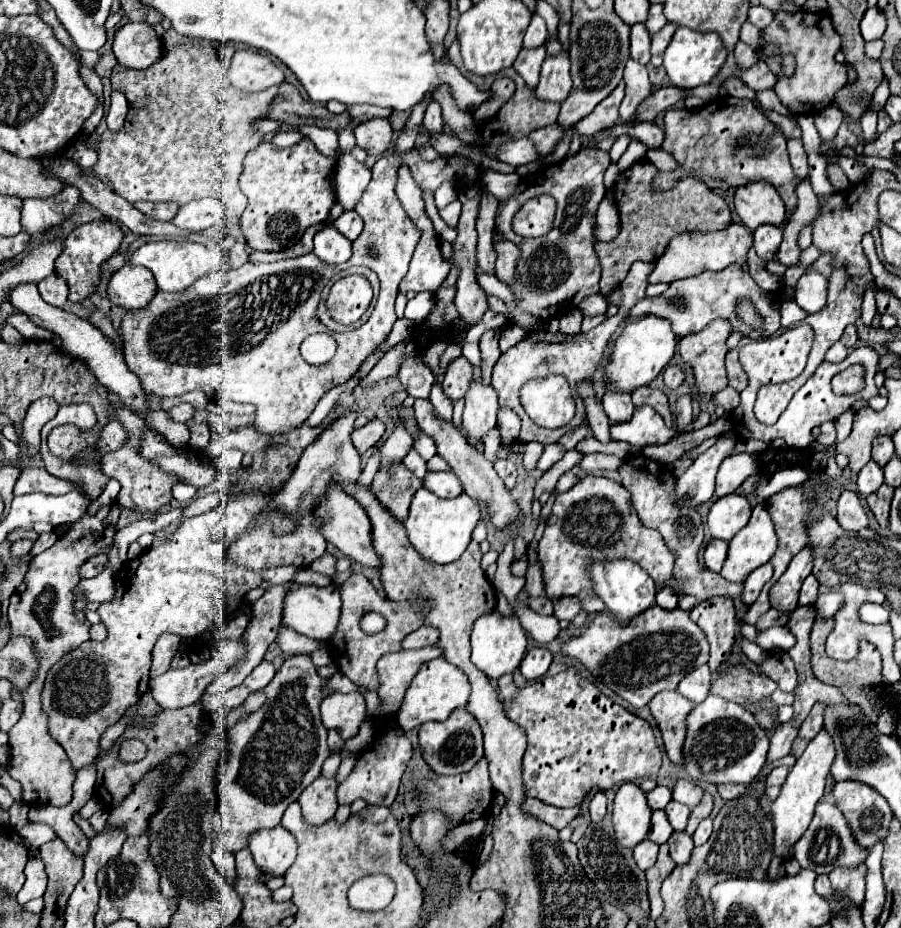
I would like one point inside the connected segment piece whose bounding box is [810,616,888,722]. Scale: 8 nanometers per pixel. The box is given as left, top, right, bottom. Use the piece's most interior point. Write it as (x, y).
(851, 676)

